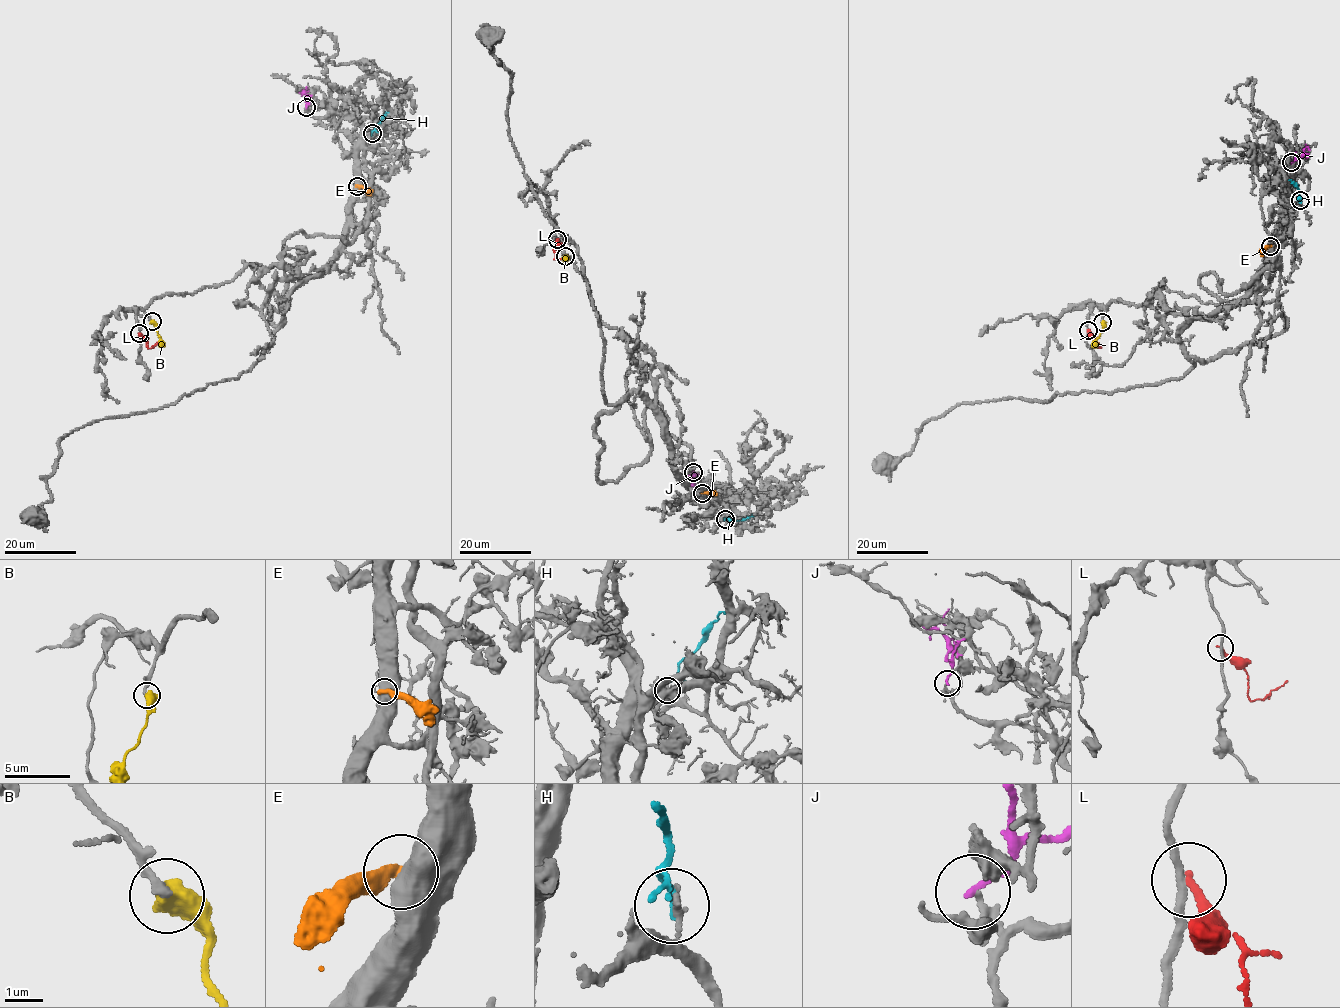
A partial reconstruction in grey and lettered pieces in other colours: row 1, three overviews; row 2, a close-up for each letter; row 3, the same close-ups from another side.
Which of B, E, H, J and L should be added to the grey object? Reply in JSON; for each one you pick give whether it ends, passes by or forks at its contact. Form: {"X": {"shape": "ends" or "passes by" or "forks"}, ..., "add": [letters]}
{"B": {"shape": "ends"}, "add": ["B"]}

